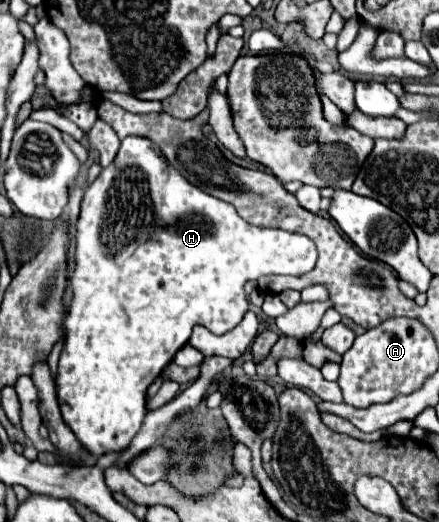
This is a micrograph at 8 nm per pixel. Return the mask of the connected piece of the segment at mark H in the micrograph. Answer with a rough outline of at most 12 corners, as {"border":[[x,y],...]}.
{"border":[[126,137],[86,189],[56,393],[92,455],[138,433],[194,325],[314,269]]}

